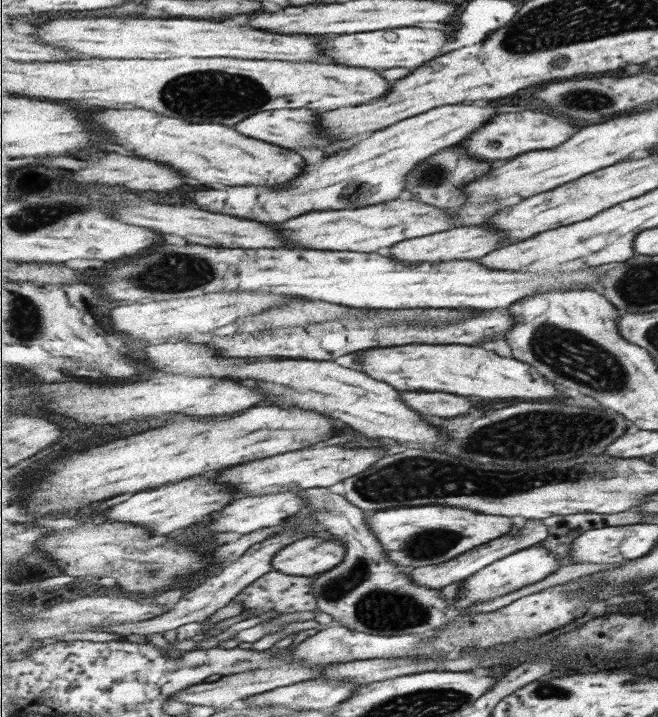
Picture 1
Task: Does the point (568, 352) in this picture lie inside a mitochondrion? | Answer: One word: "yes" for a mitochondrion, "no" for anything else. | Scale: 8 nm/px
yes

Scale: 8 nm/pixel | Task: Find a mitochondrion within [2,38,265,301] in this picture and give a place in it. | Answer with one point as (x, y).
(171, 273)

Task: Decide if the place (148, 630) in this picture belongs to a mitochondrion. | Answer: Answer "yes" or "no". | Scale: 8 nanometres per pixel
no

